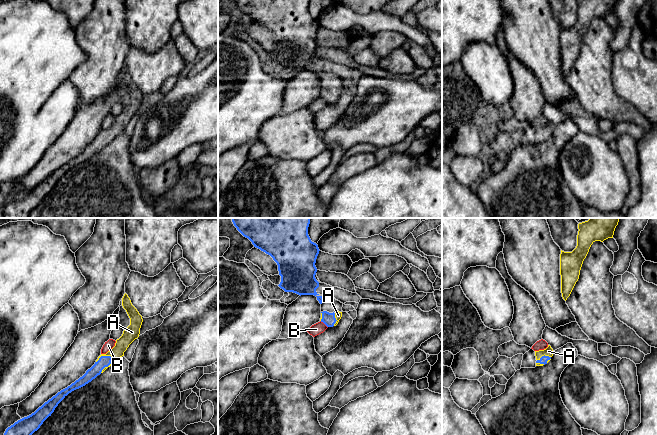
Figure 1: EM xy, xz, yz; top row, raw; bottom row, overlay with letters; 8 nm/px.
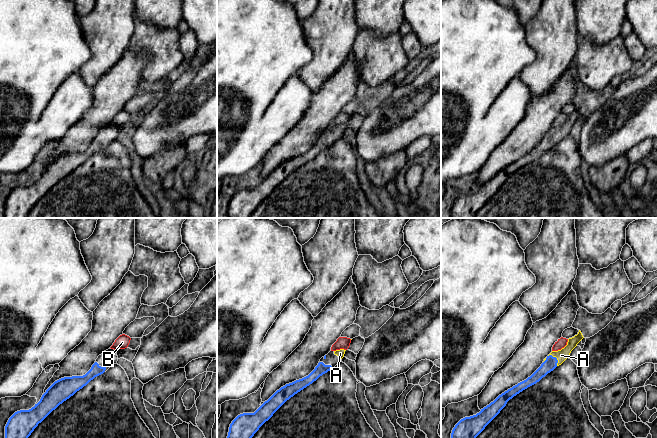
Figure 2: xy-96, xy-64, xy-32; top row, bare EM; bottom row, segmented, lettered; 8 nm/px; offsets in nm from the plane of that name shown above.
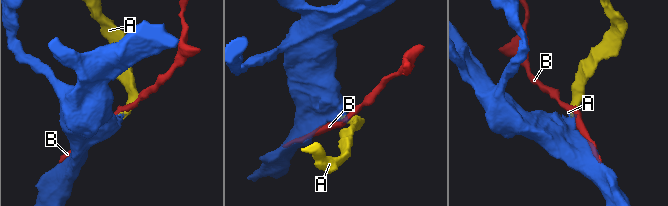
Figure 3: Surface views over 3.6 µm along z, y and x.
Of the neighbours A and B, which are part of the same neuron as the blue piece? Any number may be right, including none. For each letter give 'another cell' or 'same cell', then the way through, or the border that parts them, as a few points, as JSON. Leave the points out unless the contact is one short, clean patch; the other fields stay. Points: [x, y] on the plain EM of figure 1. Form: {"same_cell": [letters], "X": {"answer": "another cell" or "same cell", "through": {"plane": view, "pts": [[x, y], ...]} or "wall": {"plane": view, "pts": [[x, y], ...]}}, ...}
{"same_cell": ["A"], "A": {"answer": "same cell", "through": {"plane": "xy", "pts": [[104, 137], [109, 140], [111, 133], [121, 121]]}}, "B": {"answer": "another cell"}}

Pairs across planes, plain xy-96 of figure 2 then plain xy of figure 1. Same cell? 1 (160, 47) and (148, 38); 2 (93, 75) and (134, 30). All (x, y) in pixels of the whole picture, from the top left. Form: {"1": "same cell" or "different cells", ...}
{"1": "different cells", "2": "different cells"}

